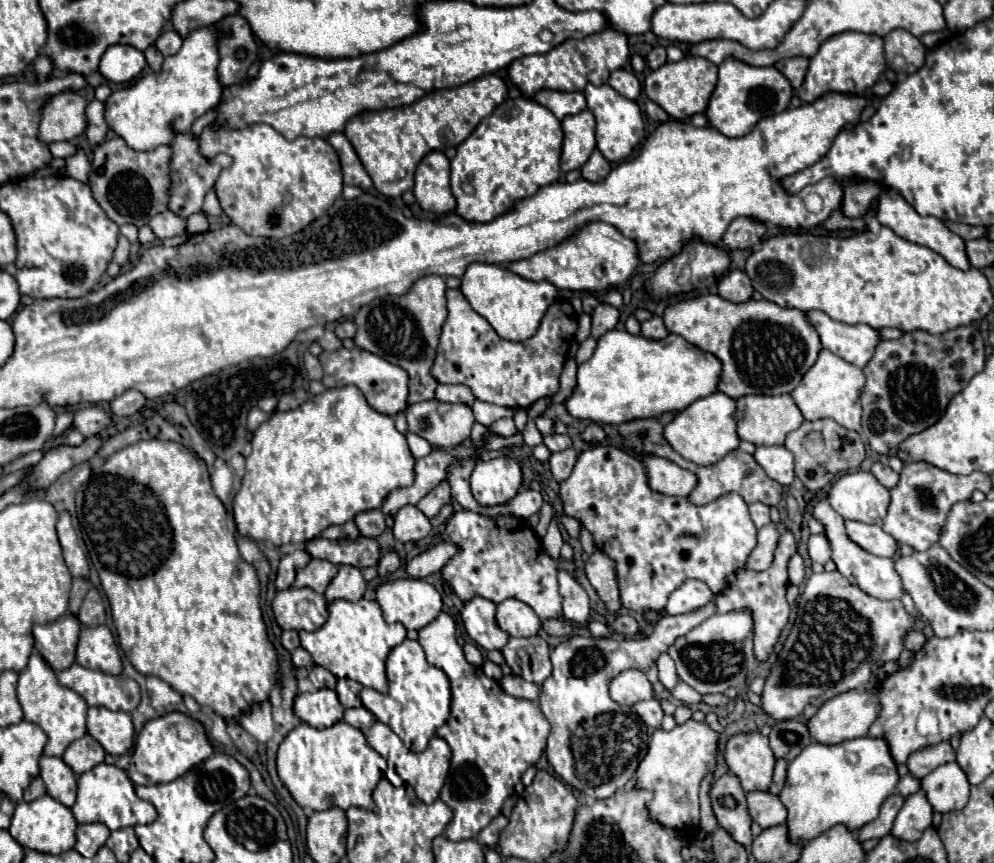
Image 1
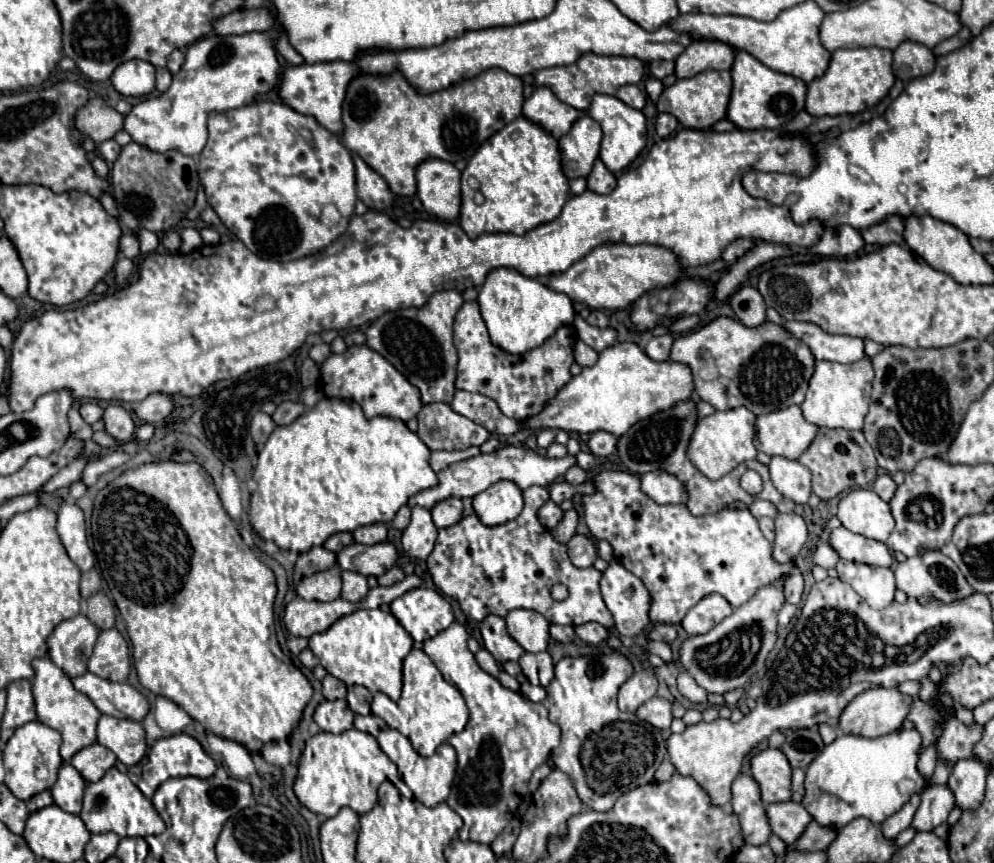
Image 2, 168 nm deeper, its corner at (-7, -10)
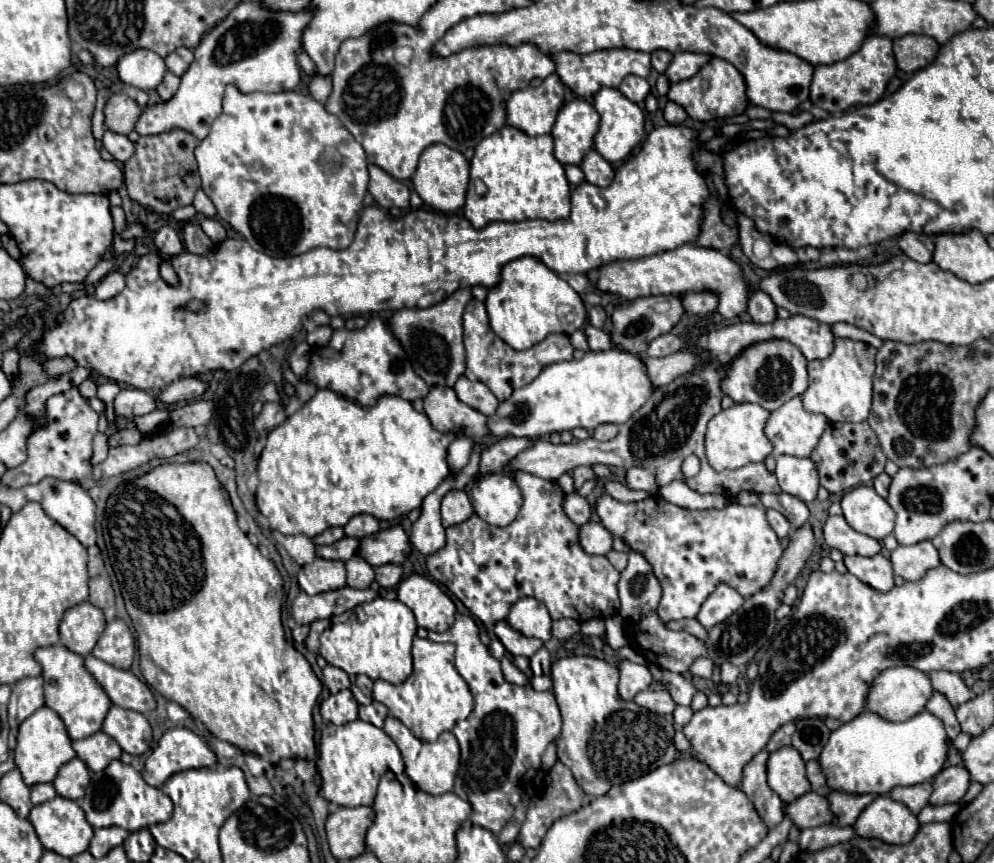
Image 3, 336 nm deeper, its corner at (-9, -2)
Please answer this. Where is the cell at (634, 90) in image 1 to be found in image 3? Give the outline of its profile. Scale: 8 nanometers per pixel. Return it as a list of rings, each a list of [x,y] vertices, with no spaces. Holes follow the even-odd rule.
[[[627,75],[621,85],[619,85],[619,91],[631,99],[633,103],[641,103],[645,101],[647,93],[649,93],[649,83],[643,79],[643,77],[637,77],[637,75]]]

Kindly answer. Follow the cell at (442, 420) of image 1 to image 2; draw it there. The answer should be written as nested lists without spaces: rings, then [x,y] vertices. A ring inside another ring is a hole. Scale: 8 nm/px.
[[[427,403],[419,415],[417,435],[429,449],[467,449],[483,445],[491,433],[471,419],[455,413],[447,403]]]

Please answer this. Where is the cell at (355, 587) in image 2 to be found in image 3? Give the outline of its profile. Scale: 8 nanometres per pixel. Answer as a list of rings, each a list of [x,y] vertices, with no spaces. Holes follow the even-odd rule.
[[[359,555],[351,557],[345,565],[347,565],[347,585],[351,589],[367,589],[375,579],[373,567],[365,563],[365,559],[361,559]]]

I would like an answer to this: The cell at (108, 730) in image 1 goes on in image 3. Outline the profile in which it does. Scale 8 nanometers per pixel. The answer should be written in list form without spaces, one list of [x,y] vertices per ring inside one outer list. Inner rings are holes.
[[[111,705],[101,731],[113,737],[119,747],[131,755],[147,753],[153,741],[149,721],[141,713],[127,711],[117,705]]]

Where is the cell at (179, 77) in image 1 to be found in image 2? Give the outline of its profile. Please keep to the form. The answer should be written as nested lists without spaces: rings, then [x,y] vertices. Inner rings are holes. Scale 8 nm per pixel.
[[[279,29],[263,31],[263,33],[245,33],[245,35],[211,35],[203,37],[191,47],[187,47],[185,63],[181,71],[173,77],[173,85],[167,93],[159,97],[149,97],[141,103],[137,103],[129,115],[125,115],[125,131],[131,135],[131,139],[143,147],[149,147],[153,151],[165,153],[171,149],[177,149],[185,155],[199,155],[201,149],[207,143],[207,117],[211,111],[225,111],[225,109],[237,109],[243,105],[253,103],[259,95],[275,89],[279,85],[281,65],[277,61],[277,49],[275,41],[281,37]]]

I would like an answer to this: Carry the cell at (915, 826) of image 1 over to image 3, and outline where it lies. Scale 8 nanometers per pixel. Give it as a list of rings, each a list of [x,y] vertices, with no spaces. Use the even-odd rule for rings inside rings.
[[[945,767],[935,779],[933,779],[933,793],[929,799],[929,805],[941,807],[949,803],[959,803],[969,787],[969,773],[965,767]]]

